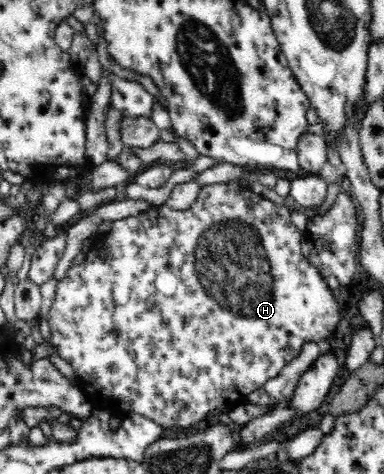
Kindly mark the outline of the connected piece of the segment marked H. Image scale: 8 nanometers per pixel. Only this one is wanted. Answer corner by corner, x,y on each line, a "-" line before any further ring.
238,182
209,184
201,188
189,210
175,210
163,203
139,216
115,220
109,231
100,234
94,253
87,256
81,264
69,267
66,275
58,281
55,298
47,315
47,324
51,330
50,343
56,354
72,366
77,378
77,388
85,394
95,411
105,411
107,415
116,417
134,413
166,428
186,428
204,421
216,409
224,412
233,410
247,402
251,392
282,374
283,367
301,352
303,345
308,342
323,344
341,319
335,293
316,268
303,258
300,240
301,231
291,223
290,210
285,205
277,205
267,197
242,187

